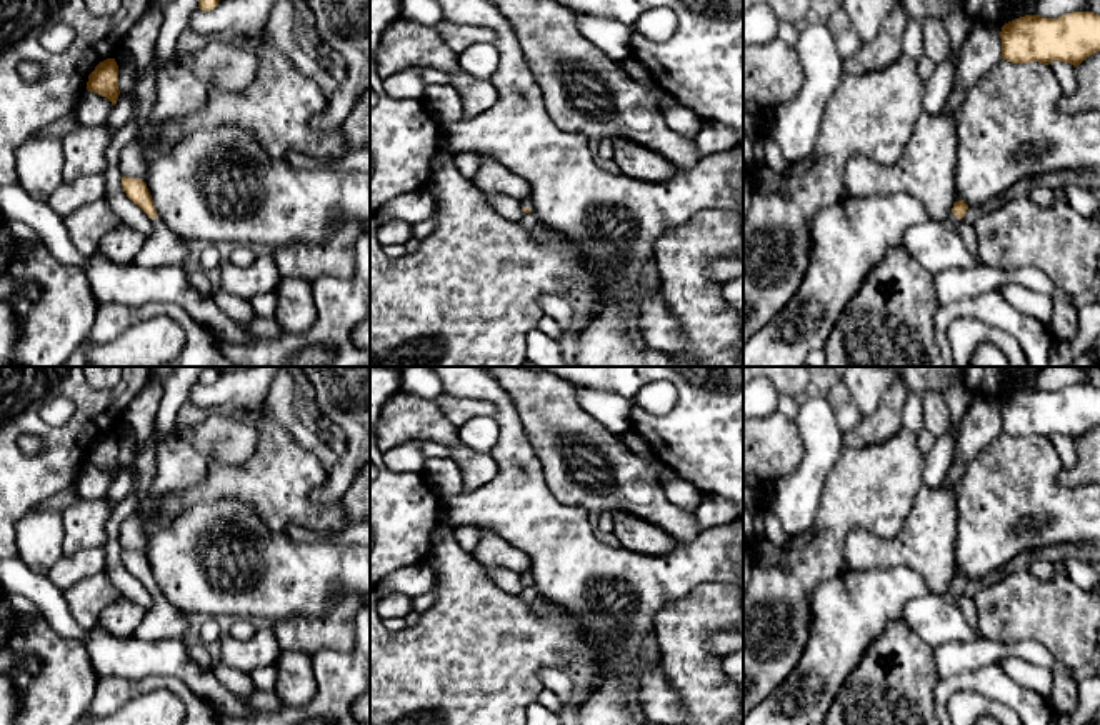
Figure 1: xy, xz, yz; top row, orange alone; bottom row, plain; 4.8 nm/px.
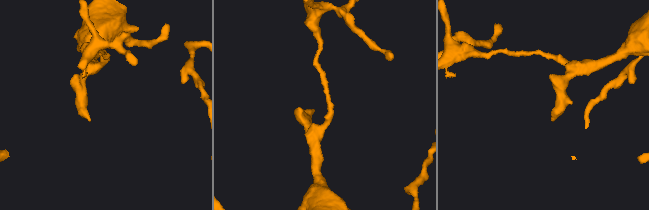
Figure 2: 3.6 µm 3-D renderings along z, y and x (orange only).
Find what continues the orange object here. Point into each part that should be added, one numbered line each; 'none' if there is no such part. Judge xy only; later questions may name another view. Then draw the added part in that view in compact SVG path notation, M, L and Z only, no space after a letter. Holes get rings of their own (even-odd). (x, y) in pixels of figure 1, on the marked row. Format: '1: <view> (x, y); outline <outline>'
1: xy (164, 247); outline M160 217L152 218L153 232L145 238L143 247L138 250L132 263L157 268L165 265L182 267L188 257L187 240L177 232L170 230Z

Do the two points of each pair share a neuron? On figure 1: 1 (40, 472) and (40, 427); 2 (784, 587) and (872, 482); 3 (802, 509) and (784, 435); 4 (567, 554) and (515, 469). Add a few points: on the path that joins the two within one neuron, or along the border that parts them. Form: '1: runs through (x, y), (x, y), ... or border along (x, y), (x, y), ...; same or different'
1: runs through (50, 460), (50, 439); same
2: runs through (809, 560), (827, 537), (834, 520), (845, 509); same
3: border along (799, 432), (800, 462), (767, 487), (769, 500); different
4: runs through (547, 532), (519, 504), (519, 490); same

